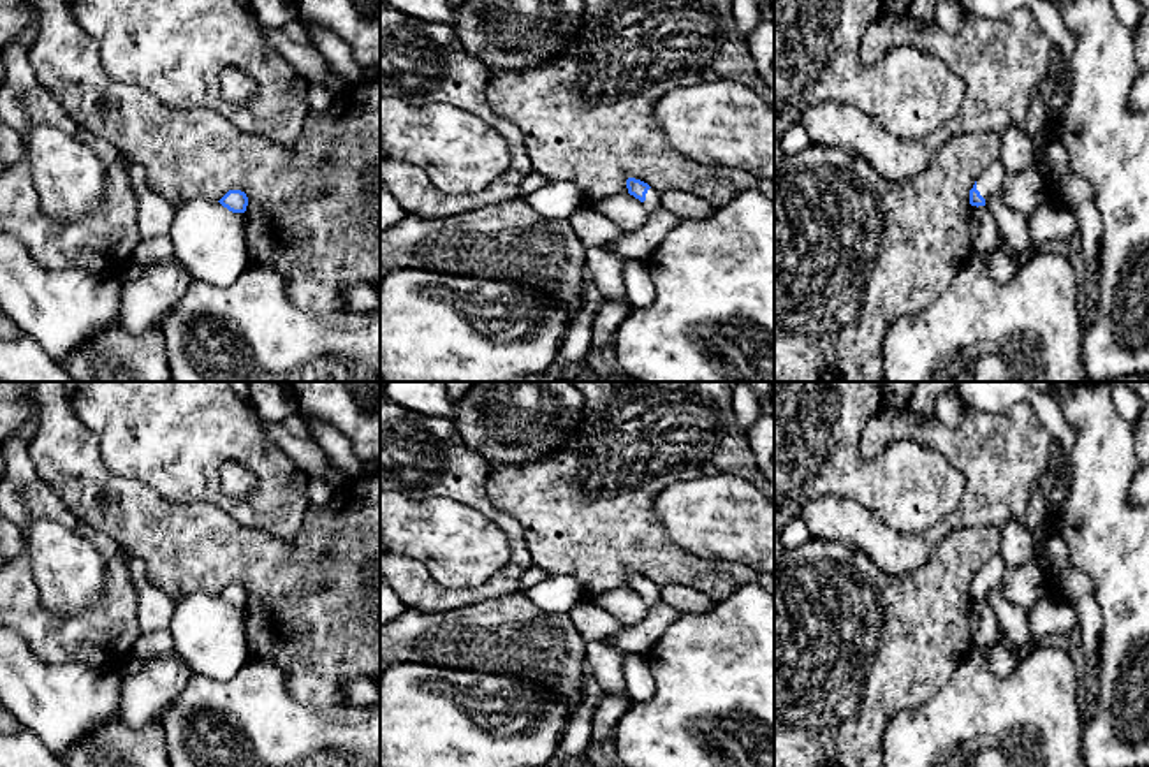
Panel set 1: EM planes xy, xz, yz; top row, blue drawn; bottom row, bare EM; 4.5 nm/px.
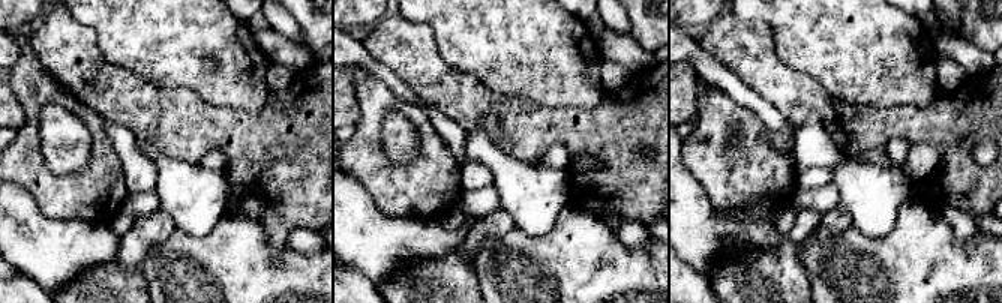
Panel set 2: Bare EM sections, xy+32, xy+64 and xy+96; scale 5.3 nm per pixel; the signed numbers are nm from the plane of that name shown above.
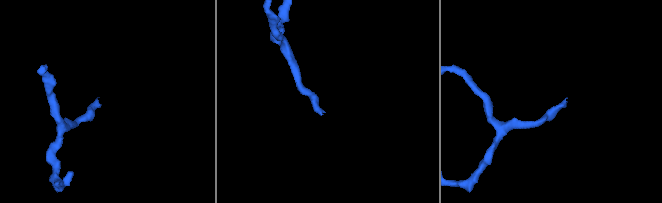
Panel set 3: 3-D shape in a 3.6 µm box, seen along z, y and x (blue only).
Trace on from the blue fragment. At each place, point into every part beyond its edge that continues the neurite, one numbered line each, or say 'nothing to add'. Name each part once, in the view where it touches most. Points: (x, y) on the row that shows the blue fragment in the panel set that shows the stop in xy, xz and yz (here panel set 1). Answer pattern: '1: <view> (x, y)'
1: yz (989, 180)

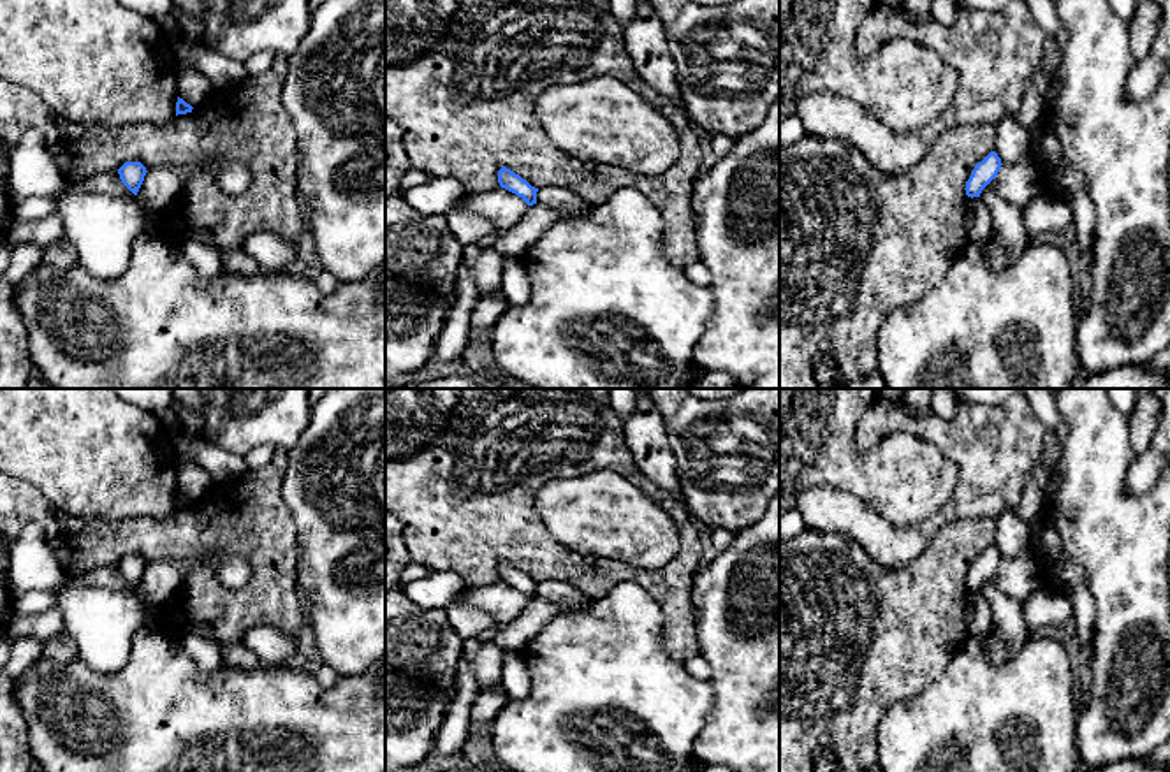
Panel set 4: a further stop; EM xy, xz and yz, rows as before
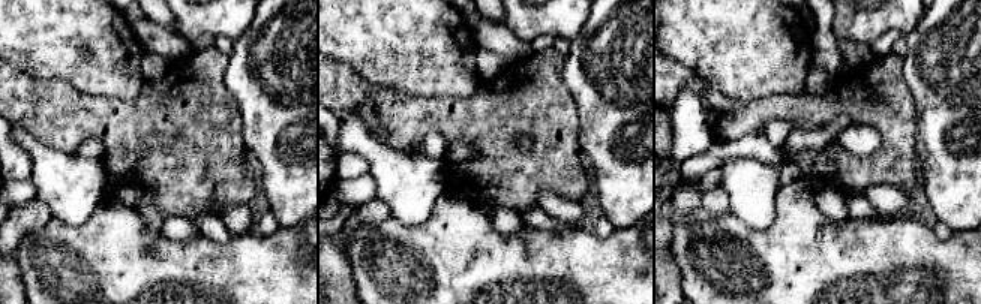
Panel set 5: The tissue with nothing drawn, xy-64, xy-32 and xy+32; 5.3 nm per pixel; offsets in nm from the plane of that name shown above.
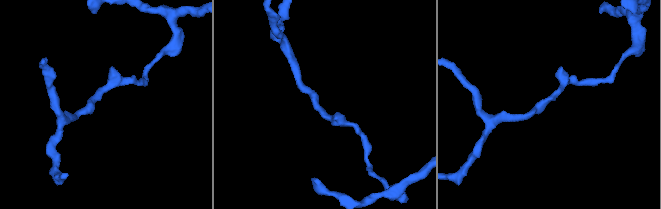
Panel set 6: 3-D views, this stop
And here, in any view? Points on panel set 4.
nothing to add

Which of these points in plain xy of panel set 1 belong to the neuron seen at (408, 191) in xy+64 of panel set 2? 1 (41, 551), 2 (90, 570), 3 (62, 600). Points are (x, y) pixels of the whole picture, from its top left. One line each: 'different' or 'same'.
1: different
2: different
3: different

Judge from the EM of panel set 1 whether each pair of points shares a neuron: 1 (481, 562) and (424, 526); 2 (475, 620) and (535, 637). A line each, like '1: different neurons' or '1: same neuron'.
1: same neuron
2: same neuron

